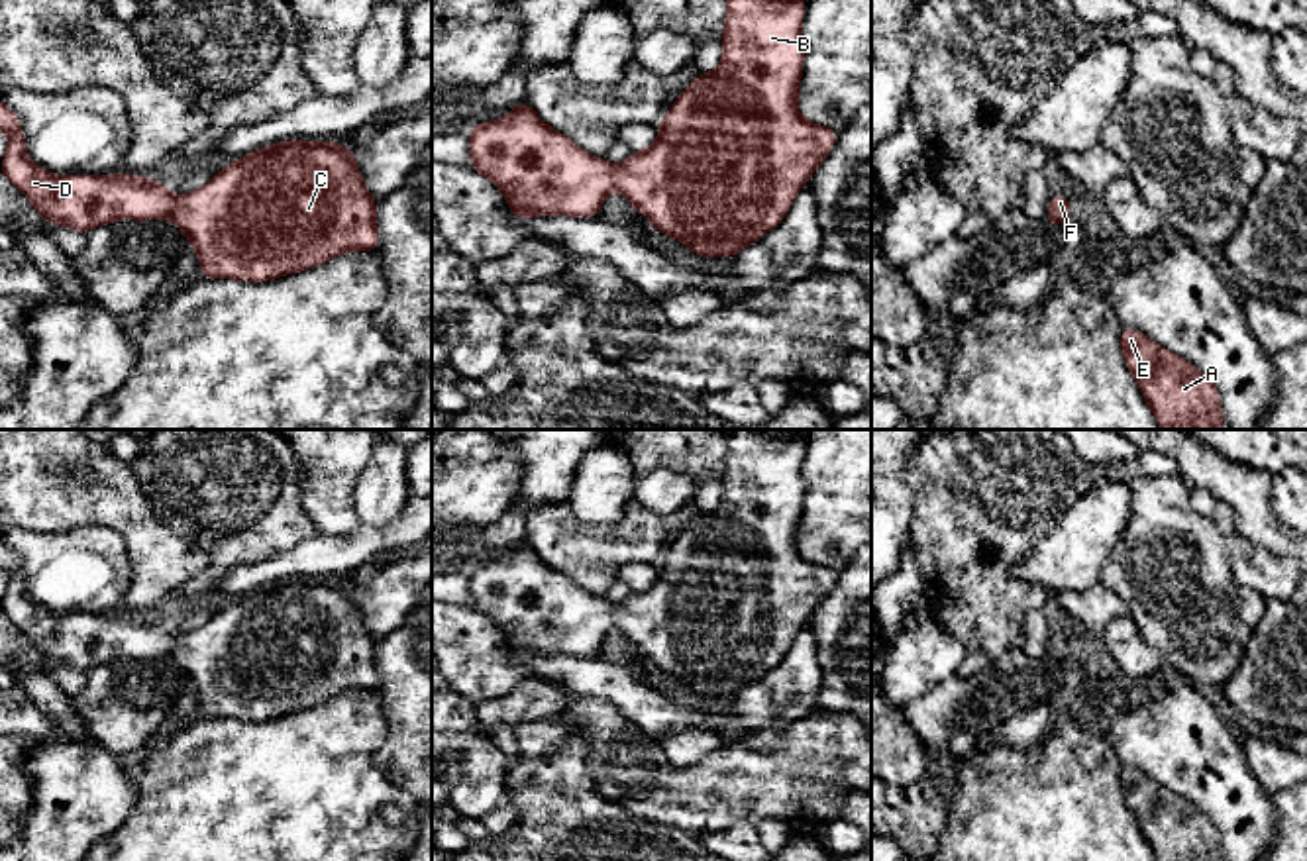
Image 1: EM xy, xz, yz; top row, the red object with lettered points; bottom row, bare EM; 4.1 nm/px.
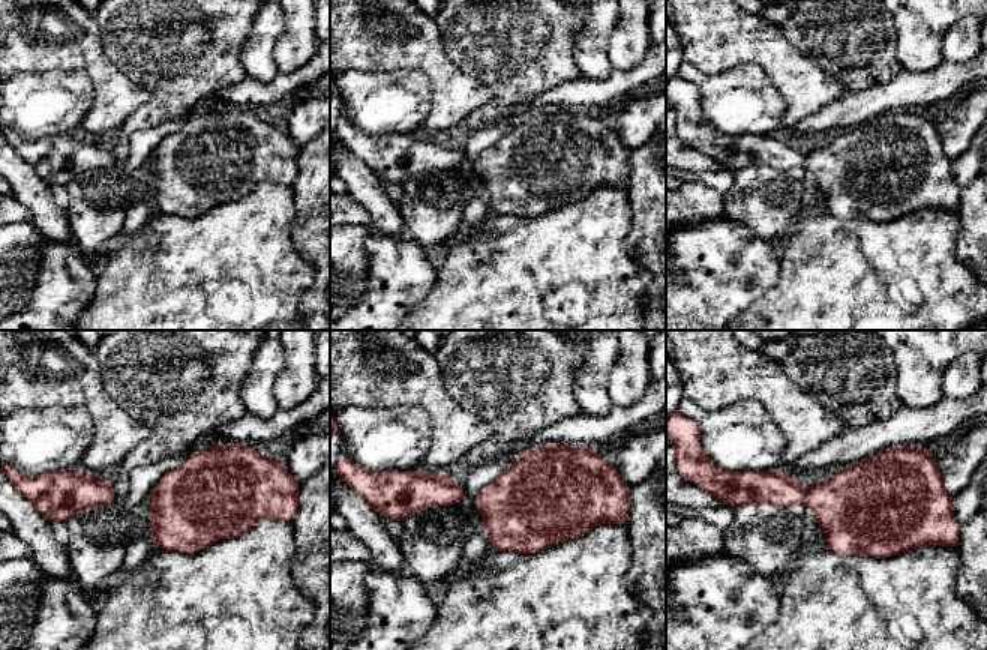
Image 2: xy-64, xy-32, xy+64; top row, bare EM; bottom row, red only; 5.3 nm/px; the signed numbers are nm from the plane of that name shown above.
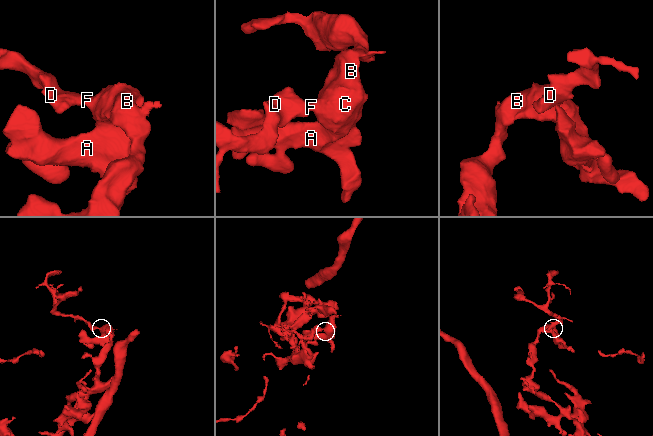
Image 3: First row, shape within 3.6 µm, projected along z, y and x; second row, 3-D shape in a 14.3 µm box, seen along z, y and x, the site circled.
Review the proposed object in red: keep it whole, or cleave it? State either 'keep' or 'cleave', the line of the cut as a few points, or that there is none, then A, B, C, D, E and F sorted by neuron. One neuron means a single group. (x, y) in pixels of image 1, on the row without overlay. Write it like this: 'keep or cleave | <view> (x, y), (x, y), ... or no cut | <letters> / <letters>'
keep | no cut | A B C D E F

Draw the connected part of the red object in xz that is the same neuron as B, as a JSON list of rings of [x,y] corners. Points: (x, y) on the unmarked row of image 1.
[[[724,430],[726,457],[722,461],[722,498],[708,514],[697,514],[657,563],[657,581],[632,592],[620,604],[595,596],[569,577],[549,567],[524,539],[500,559],[469,565],[471,608],[489,618],[508,639],[518,659],[534,655],[597,657],[606,633],[616,628],[628,637],[654,669],[671,675],[701,696],[734,696],[750,683],[779,665],[797,632],[824,602],[838,581],[838,571],[809,561],[799,551],[799,526],[807,492],[801,475],[805,431],[787,430],[783,439],[759,430]]]

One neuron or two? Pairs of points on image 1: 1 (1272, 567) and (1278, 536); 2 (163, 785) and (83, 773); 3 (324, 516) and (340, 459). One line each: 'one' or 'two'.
1: two
2: two
3: one

